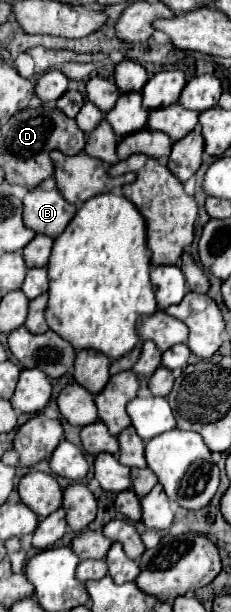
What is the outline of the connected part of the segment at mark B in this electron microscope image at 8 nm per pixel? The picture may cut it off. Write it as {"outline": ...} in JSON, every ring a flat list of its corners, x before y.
{"outline":[[30,190,24,198,24,224,36,234,60,236,74,218,76,206,66,202,58,190]]}

